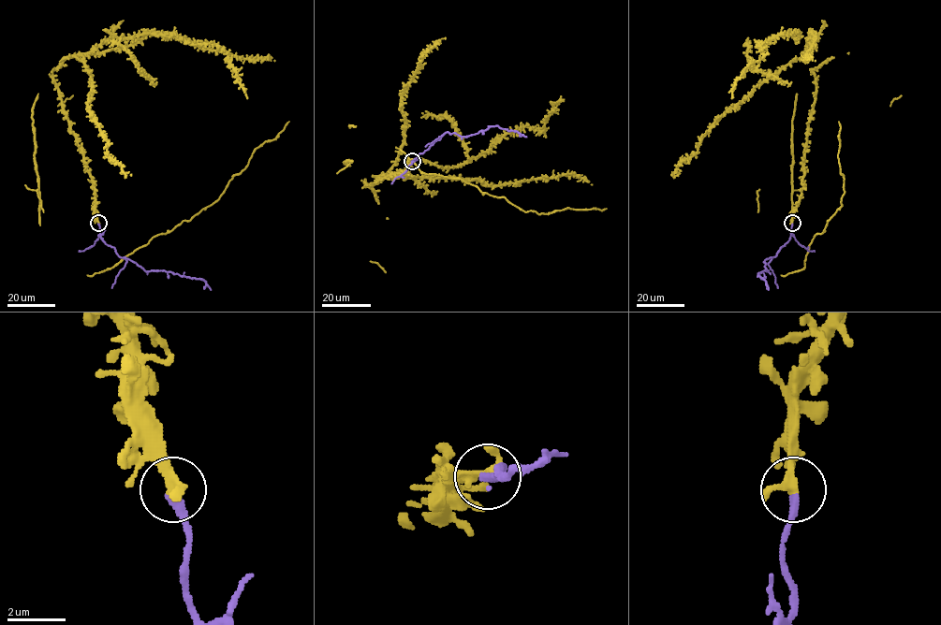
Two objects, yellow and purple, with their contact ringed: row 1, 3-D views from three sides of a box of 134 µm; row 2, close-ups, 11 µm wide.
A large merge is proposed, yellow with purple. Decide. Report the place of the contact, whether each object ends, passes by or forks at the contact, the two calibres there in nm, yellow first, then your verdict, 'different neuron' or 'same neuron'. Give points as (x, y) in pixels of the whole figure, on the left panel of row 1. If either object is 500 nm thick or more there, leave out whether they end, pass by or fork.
at (98, 223); yellow passes by; purple ends there; 280 nm thick on the yellow side, 320 nm on the other; different neuron

